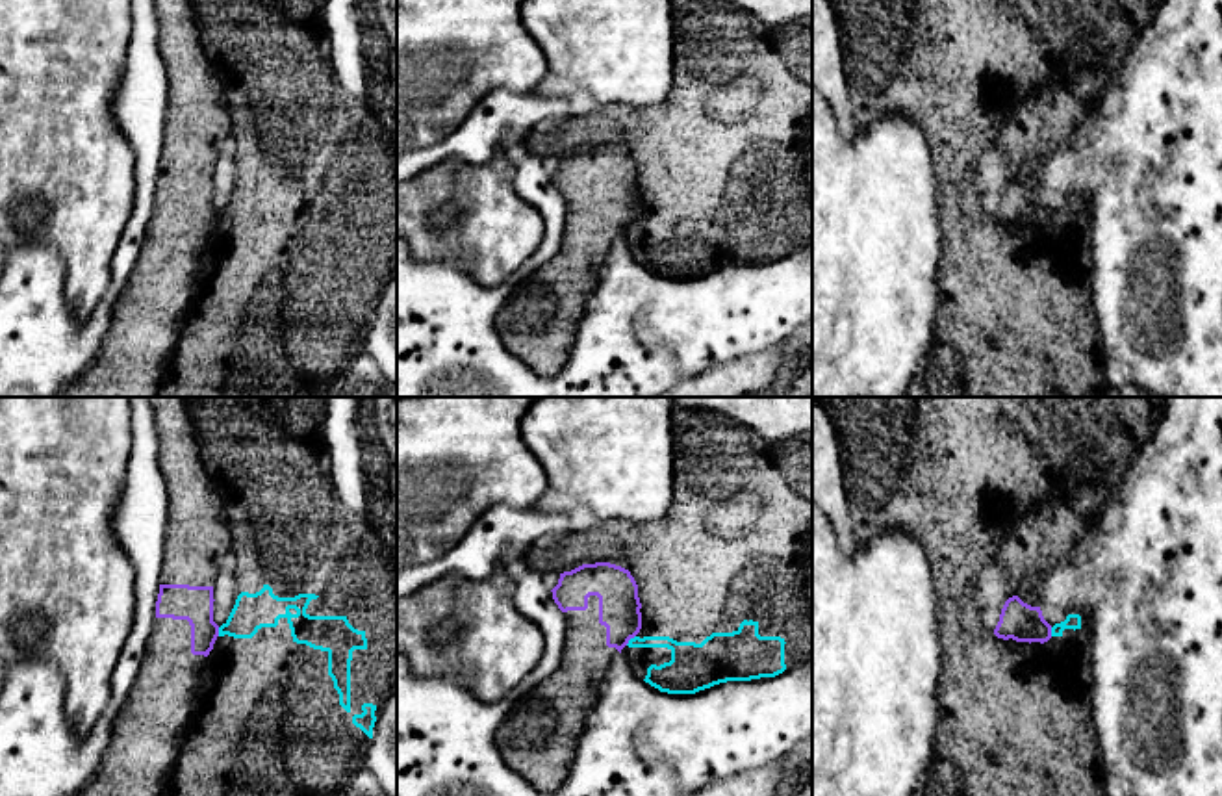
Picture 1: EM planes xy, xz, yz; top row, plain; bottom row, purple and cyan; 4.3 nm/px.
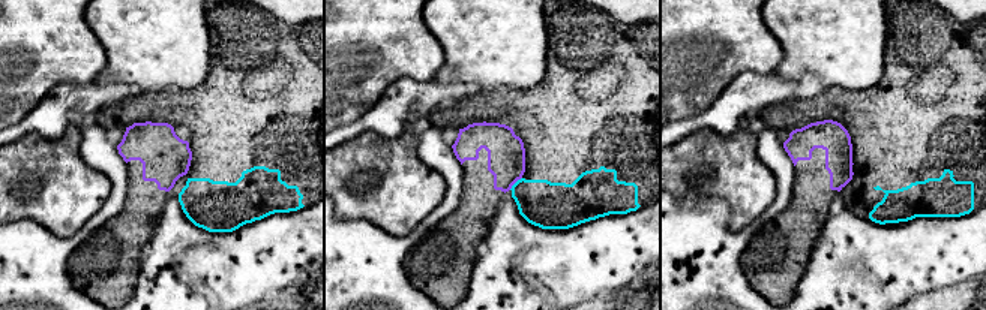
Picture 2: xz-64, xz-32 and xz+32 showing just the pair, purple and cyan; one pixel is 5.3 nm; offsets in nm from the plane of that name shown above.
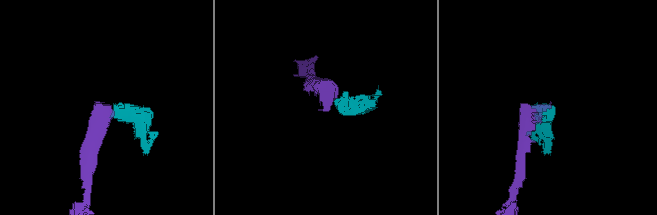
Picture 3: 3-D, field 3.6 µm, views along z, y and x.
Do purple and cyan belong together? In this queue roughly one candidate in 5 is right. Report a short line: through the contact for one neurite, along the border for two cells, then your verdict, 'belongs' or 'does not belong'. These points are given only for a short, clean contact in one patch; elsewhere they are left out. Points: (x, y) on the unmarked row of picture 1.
line xz (635, 219), (625, 229); does not belong

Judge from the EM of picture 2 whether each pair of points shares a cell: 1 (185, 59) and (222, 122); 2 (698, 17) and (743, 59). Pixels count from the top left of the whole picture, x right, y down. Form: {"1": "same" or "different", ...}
{"1": "different", "2": "same"}

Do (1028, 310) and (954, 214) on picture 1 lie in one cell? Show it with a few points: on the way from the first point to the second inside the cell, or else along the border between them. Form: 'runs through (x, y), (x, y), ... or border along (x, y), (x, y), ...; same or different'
runs through (1004, 286), (985, 268), (970, 238); same

